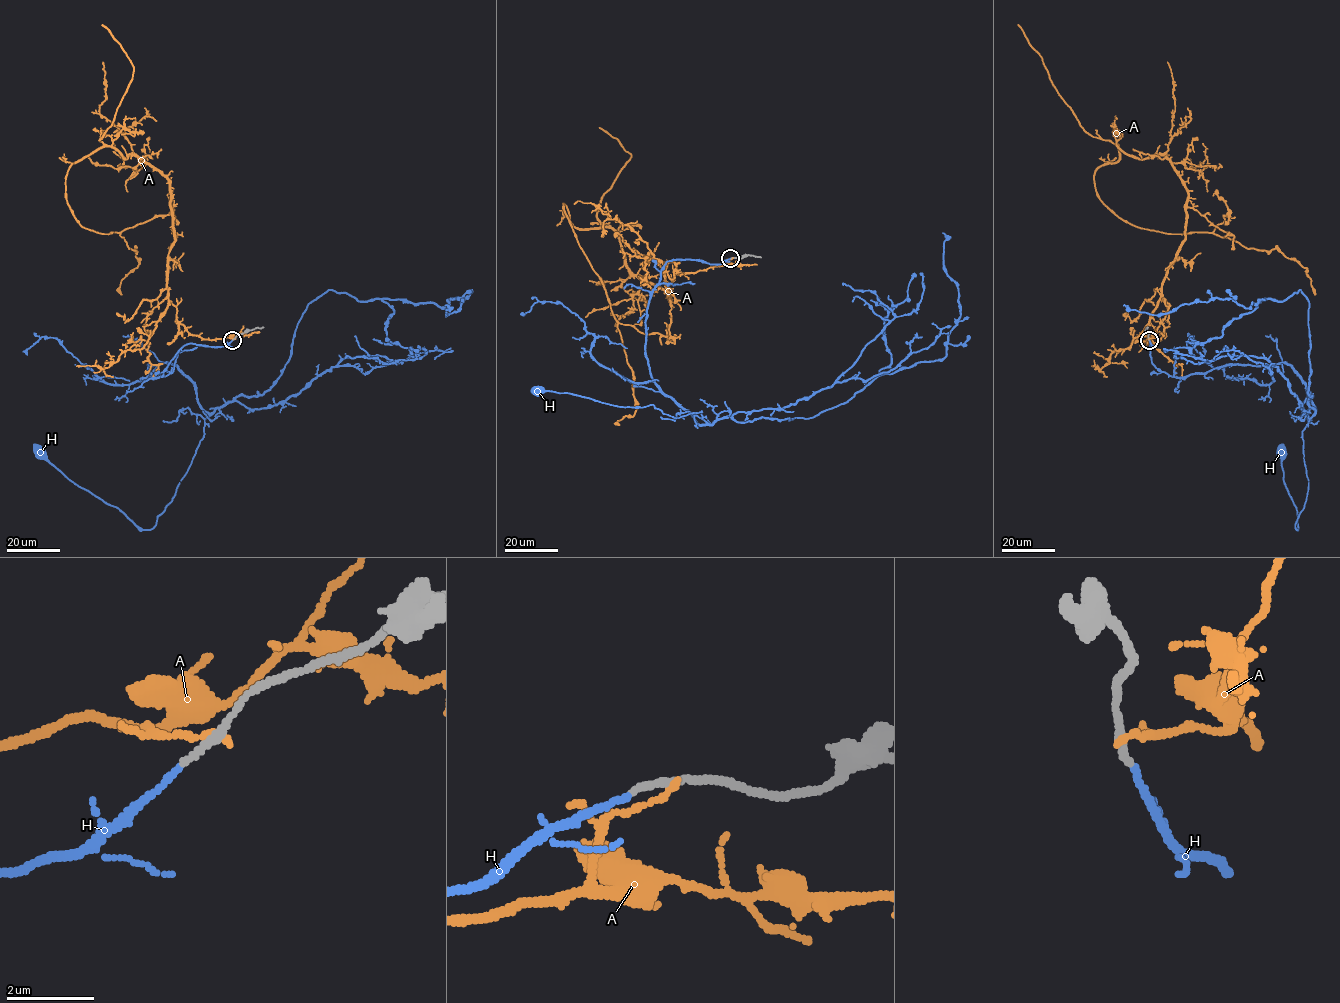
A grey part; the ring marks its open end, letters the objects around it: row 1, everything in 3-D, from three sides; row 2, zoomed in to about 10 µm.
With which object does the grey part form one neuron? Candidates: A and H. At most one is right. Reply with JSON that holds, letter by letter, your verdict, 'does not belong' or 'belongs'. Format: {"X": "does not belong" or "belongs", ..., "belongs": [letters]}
{"A": "does not belong", "H": "belongs", "belongs": ["H"]}

